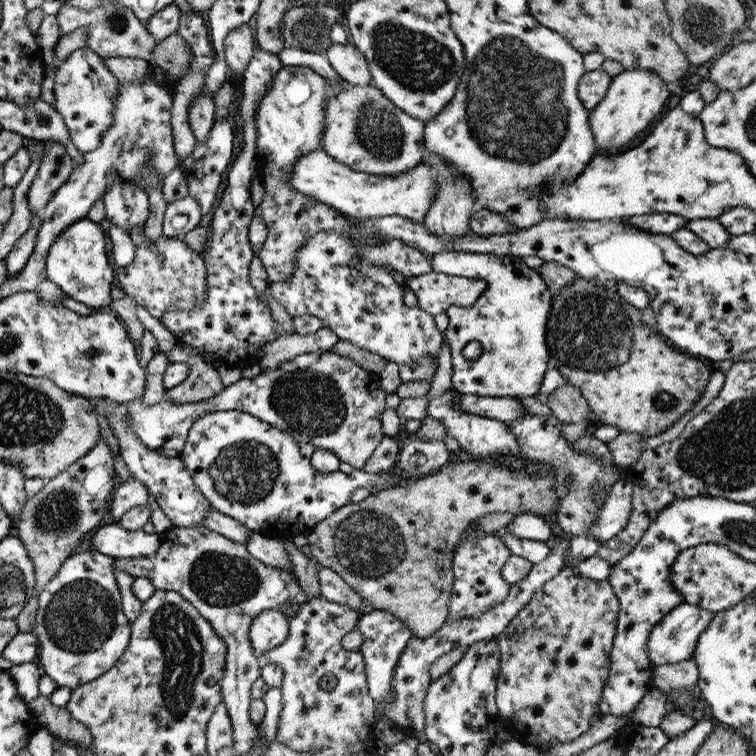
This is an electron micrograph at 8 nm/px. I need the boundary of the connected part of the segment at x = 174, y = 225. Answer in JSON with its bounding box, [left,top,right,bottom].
[162,194,202,237]

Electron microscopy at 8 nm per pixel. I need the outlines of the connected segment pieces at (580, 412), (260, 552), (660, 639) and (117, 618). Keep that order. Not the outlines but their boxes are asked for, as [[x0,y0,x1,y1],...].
[[546,382,588,423],[244,531,294,571],[647,602,713,667],[31,552,131,688]]

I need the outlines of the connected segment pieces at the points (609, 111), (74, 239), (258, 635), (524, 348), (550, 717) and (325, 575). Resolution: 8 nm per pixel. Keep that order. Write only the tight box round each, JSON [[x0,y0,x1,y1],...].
[[589,70,670,150],[44,217,116,310],[249,610,289,654],[430,252,552,397],[496,567,619,753],[319,568,361,609]]

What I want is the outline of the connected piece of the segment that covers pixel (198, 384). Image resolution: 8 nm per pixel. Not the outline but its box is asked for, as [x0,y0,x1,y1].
[165,343,225,404]

